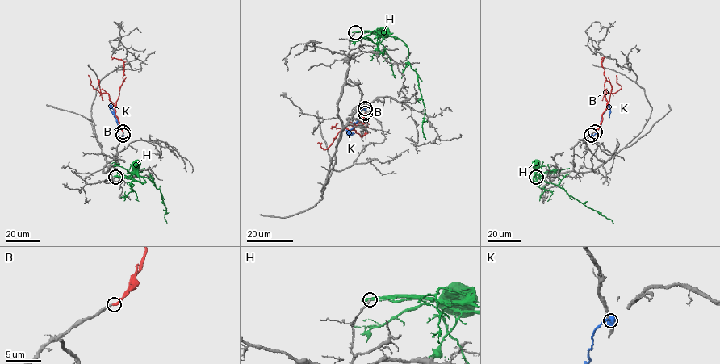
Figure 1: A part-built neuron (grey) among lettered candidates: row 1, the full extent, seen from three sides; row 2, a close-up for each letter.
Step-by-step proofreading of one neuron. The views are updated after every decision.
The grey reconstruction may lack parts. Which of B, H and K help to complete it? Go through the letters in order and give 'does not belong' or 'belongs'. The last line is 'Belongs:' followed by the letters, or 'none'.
B: belongs
H: does not belong
K: does not belong
Belongs: B

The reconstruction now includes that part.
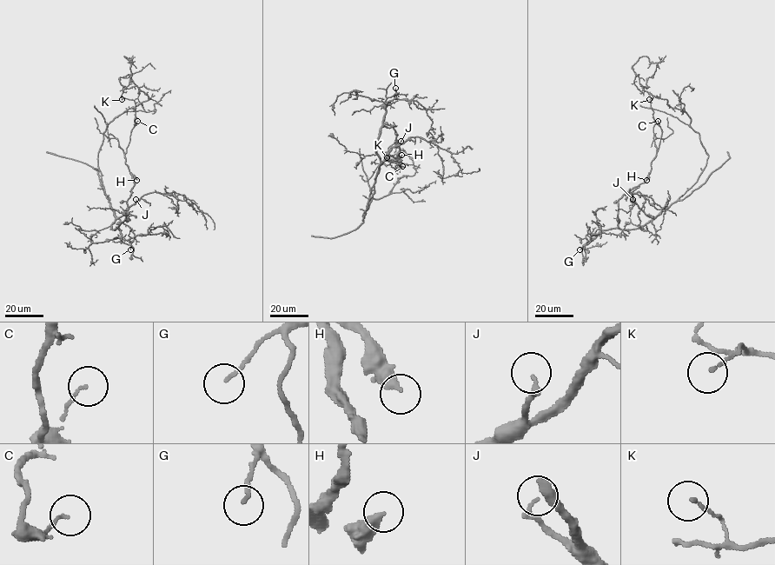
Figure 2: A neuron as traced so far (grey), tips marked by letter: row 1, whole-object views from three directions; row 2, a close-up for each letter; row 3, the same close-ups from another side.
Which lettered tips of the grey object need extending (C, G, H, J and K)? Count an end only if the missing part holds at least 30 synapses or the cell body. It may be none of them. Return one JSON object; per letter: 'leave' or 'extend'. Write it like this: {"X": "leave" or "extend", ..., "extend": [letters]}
{"C": "leave", "G": "extend", "H": "leave", "J": "extend", "K": "leave", "extend": ["G", "J"]}

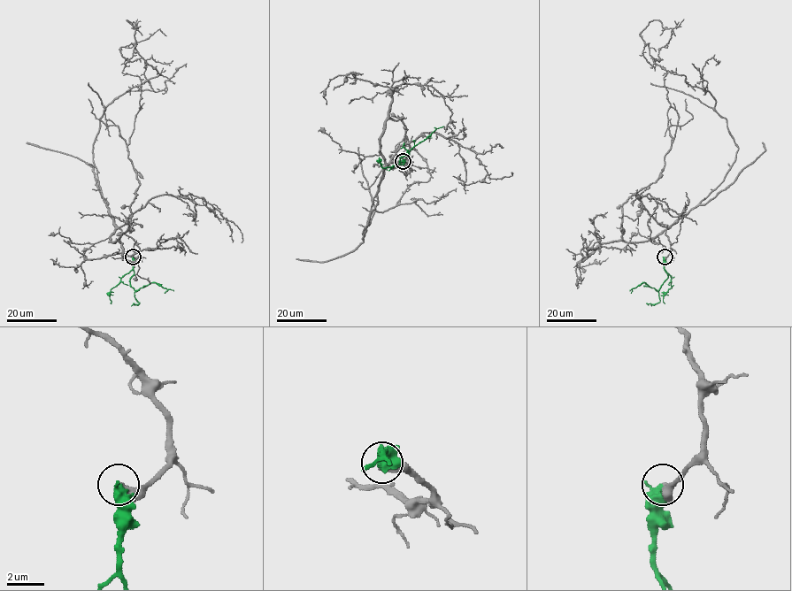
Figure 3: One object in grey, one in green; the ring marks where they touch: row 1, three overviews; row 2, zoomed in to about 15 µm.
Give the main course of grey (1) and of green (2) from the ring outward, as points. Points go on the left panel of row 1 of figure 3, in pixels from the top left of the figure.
1: (133, 257), (93, 143), (105, 108), (161, 74), (138, 53), (126, 19), (137, 19)
2: (133, 257), (134, 273), (130, 285), (136, 291), (151, 282), (173, 290)

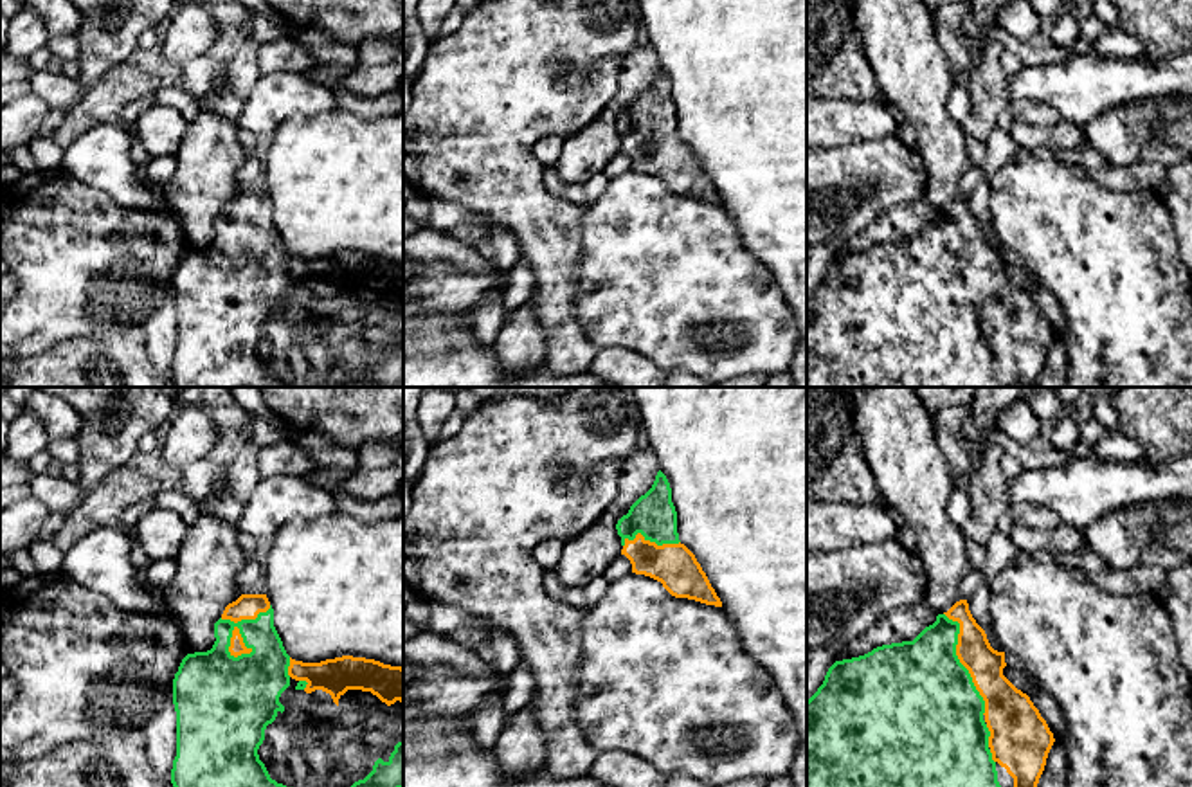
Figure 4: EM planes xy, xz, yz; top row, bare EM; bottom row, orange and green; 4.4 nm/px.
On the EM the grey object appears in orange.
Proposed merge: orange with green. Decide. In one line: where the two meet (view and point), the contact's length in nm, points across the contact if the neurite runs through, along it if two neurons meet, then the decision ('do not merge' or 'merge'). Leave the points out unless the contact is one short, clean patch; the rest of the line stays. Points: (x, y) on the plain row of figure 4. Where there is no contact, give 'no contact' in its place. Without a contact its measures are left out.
meets orange in xy at (236, 218); contact 300 nm long; merge

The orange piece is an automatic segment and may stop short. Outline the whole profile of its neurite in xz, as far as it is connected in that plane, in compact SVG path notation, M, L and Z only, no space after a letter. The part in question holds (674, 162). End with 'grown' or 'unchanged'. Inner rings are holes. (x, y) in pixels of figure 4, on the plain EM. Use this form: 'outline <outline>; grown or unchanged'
outline M661 67L616 126L632 169L661 178L675 194L722 204L695 151L679 137L672 85Z; grown

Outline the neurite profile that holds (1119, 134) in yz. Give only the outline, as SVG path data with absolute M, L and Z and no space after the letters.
M1192 95L1124 103L1089 121L1084 126L1086 140L1107 164L1131 166L1140 160L1140 149L1152 128L1163 121L1163 106L1170 103L1181 103L1192 112Z

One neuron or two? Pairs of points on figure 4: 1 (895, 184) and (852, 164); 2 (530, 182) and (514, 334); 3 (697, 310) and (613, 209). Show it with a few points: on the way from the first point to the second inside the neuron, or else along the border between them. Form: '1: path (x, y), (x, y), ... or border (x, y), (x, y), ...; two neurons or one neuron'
1: path (884, 175), (863, 175); one neuron
2: border (530, 298), (546, 341); two neurons
3: path (676, 283), (649, 256), (638, 238), (638, 227); one neuron

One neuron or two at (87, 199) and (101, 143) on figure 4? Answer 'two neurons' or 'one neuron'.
two neurons

